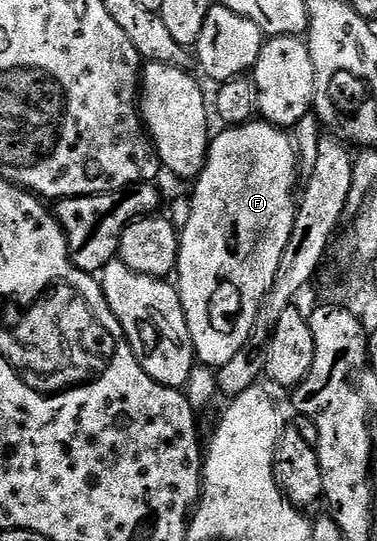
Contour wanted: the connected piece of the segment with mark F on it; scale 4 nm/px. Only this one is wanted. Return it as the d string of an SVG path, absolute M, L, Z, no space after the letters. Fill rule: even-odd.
M251 121L227 126L213 136L210 147L206 150L206 164L202 166L202 172L193 180L194 196L190 199L190 216L186 224L181 224L180 238L178 240L178 270L176 272L176 286L178 296L182 302L182 308L188 321L188 333L192 337L192 345L197 362L203 367L217 369L228 365L232 356L248 341L248 333L252 333L252 321L256 321L256 313L262 304L262 298L266 296L266 290L272 285L276 277L276 269L280 269L280 253L284 253L284 245L288 245L288 233L292 233L292 221L296 210L296 187L294 191L294 147L285 130L274 127L265 121Z

